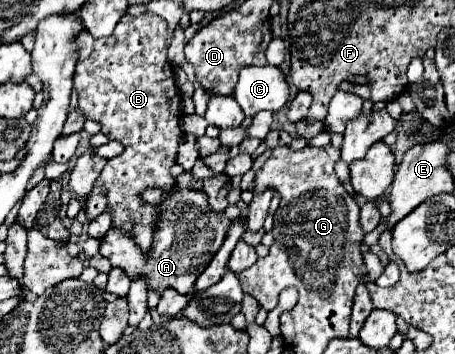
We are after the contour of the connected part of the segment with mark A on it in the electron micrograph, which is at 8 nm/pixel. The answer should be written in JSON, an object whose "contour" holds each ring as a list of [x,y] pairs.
{"contour":[[[146,189],[142,201],[158,205],[158,221],[154,225],[154,237],[150,251],[142,251],[130,233],[122,229],[110,229],[104,239],[100,239],[100,255],[104,255],[112,267],[120,267],[128,273],[130,279],[146,279],[148,289],[162,293],[164,289],[176,289],[178,293],[190,297],[198,275],[208,267],[224,237],[228,233],[228,219],[224,213],[212,213],[208,209],[208,197],[202,189],[172,189],[164,193],[160,189]]]}

